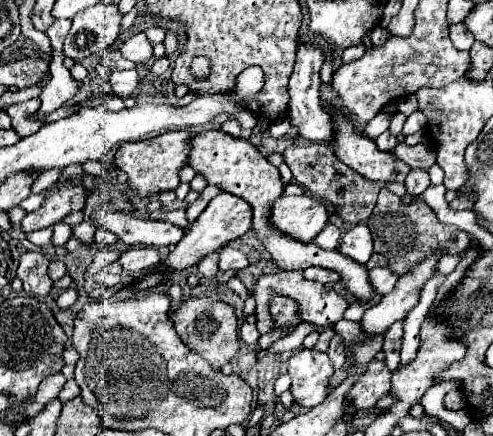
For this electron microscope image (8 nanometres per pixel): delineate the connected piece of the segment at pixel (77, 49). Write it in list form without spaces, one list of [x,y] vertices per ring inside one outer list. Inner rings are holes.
[[[96,4],[78,12],[64,40],[64,54],[74,62],[100,54],[104,48],[112,46],[120,34],[120,18],[122,14],[118,8],[106,4]]]

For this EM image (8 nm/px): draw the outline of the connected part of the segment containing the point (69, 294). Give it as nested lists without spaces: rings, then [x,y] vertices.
[[[68,288],[68,290],[64,290],[64,292],[58,296],[56,304],[58,304],[58,308],[60,308],[60,310],[68,310],[68,308],[76,302],[76,298],[78,298],[78,290]]]

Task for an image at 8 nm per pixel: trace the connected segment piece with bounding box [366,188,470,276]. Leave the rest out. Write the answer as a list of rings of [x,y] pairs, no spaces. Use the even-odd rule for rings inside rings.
[[[386,188],[380,190],[376,208],[372,216],[366,220],[366,226],[370,228],[374,238],[374,252],[382,254],[388,260],[388,268],[398,272],[400,276],[404,276],[410,268],[420,264],[438,246],[446,248],[448,252],[462,252],[470,242],[464,230],[442,224],[426,202],[416,200],[412,204],[402,204],[402,200]]]

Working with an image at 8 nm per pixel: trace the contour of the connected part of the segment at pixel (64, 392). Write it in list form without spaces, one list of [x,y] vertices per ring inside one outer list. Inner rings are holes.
[[[68,380],[68,382],[64,384],[64,388],[60,390],[60,394],[58,394],[58,400],[62,400],[62,404],[66,404],[68,400],[76,398],[78,394],[80,394],[80,388],[78,388],[78,384],[76,384],[74,380]]]

